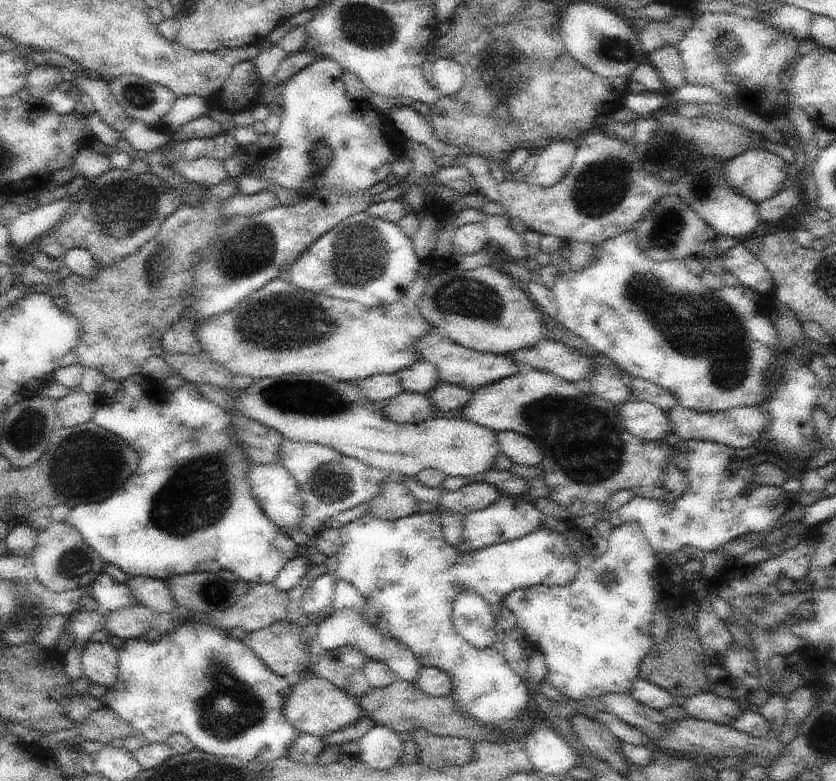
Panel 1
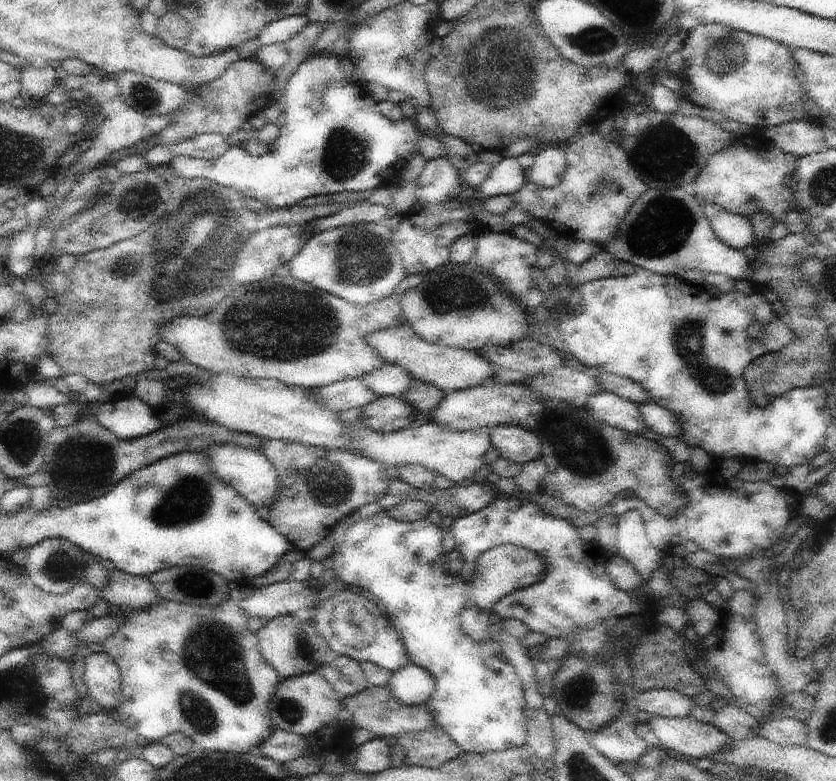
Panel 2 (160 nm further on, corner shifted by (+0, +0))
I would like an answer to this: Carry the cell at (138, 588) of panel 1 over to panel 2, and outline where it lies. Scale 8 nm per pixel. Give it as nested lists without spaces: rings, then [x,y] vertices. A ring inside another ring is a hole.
[[[120,569],[108,573],[101,598],[116,607],[146,608],[162,600],[147,576],[131,575]]]

